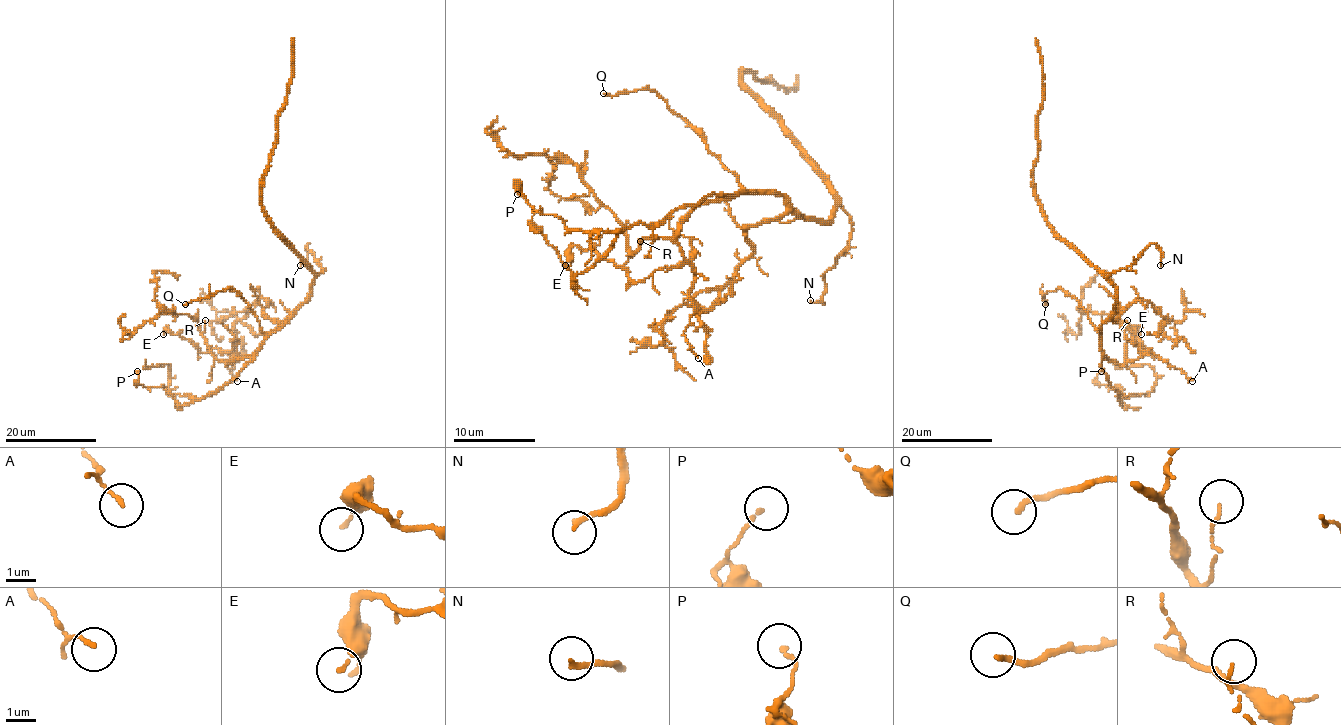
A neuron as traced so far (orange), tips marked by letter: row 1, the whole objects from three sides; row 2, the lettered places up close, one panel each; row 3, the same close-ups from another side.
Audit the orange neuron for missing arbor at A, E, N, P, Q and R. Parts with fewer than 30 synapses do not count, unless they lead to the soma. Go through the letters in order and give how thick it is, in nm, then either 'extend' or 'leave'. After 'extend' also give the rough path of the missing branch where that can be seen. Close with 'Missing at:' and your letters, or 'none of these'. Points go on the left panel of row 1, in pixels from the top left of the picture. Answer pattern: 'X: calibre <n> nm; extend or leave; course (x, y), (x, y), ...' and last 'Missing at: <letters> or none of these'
A: calibre 90 nm; leave
E: calibre 150 nm; leave
N: calibre 170 nm; extend; course (300, 265), (270, 269), (267, 277), (274, 287), (266, 293), (235, 294), (226, 284), (230, 257), (221, 245)
P: calibre 130 nm; leave
Q: calibre 180 nm; leave
R: calibre 90 nm; leave
Missing at: N

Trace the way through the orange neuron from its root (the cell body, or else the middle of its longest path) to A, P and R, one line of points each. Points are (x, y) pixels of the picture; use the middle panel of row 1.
A: (823, 220), (759, 192), (702, 202), (689, 214), (677, 243), (694, 274), (683, 335), (698, 358)
P: (823, 220), (782, 196), (743, 192), (710, 194), (655, 225), (569, 231), (519, 184), (517, 194)
R: (823, 220), (806, 220), (782, 196), (735, 192), (702, 202), (671, 237), (646, 237), (636, 253), (640, 241)

